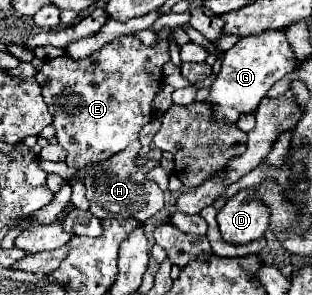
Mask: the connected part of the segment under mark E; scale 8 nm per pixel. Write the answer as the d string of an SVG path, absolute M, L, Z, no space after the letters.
M169 27L161 29L157 35L161 43L157 47L143 45L135 35L123 35L93 55L85 59L73 59L69 55L55 57L43 63L41 71L37 71L35 79L43 87L43 99L53 115L53 125L57 131L59 145L67 151L67 165L73 169L81 169L89 163L103 161L119 151L123 151L131 141L139 139L139 131L151 121L153 109L151 101L161 87L161 67L169 61L169 45L167 35L171 33Z

